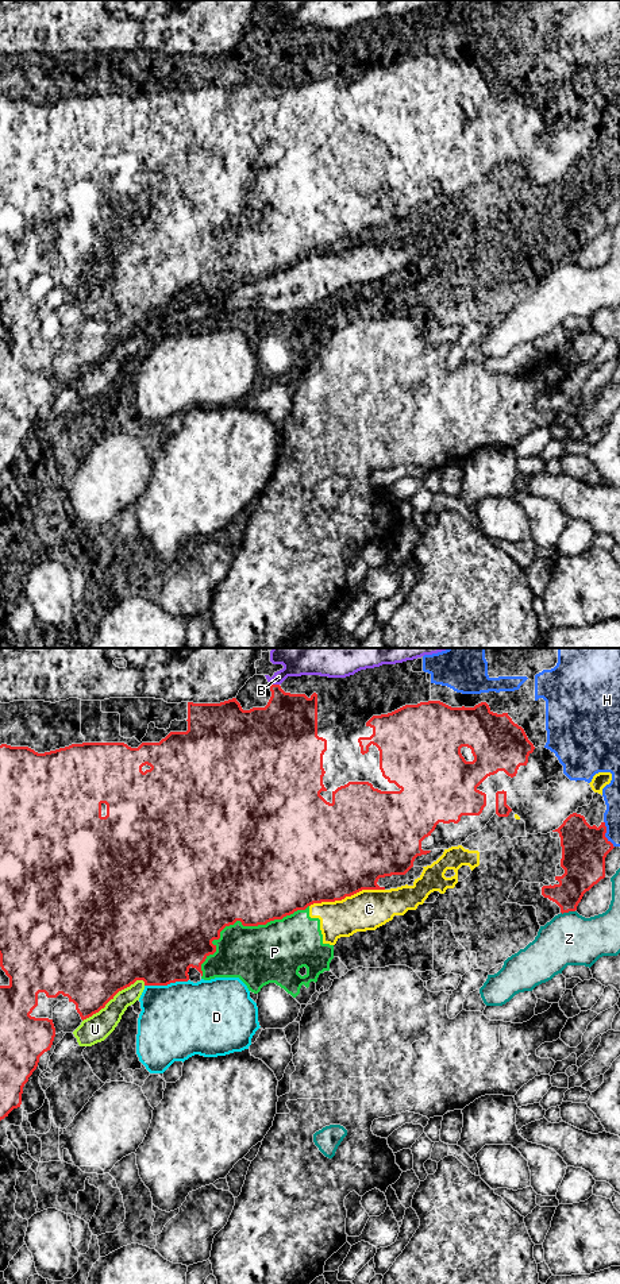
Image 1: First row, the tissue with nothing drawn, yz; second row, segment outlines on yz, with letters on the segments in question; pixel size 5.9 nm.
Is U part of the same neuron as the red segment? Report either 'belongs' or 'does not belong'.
does not belong

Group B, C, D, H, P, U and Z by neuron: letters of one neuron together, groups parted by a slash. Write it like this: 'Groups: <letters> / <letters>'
Groups: B / C P U / D / H / Z

